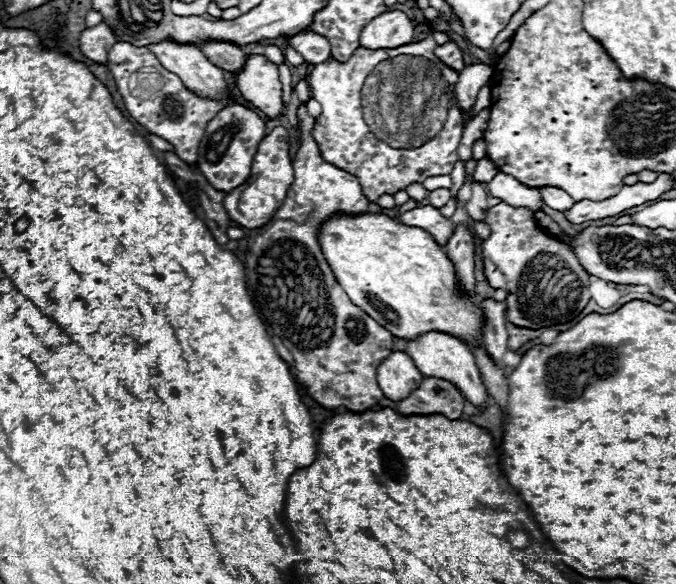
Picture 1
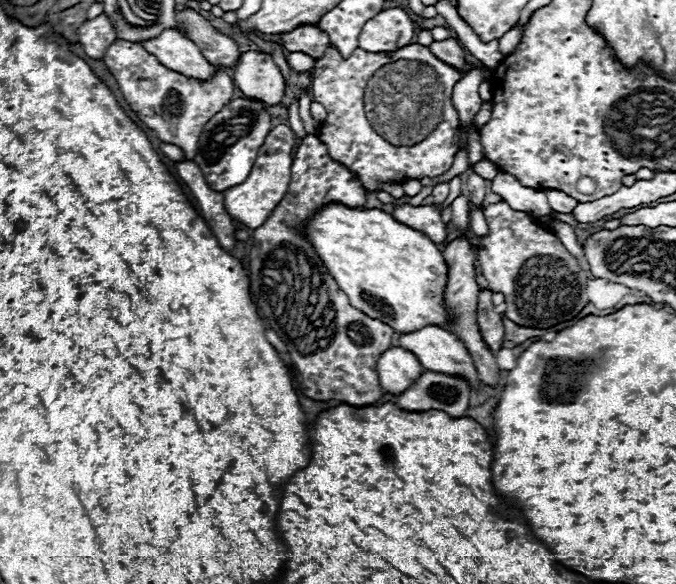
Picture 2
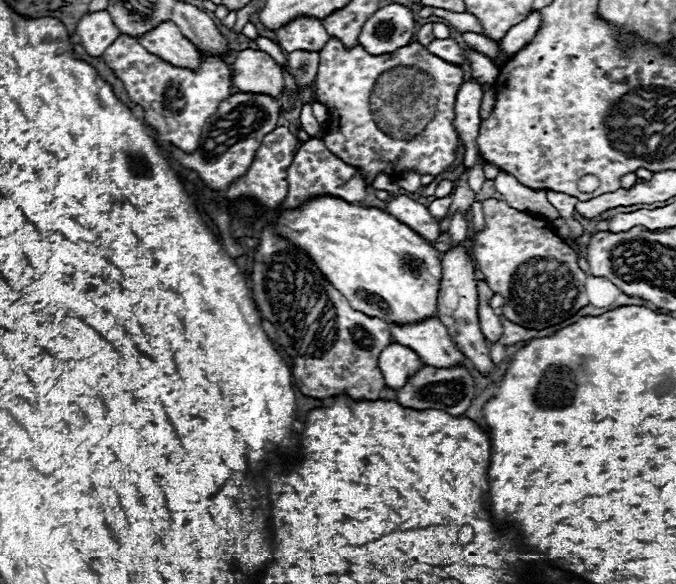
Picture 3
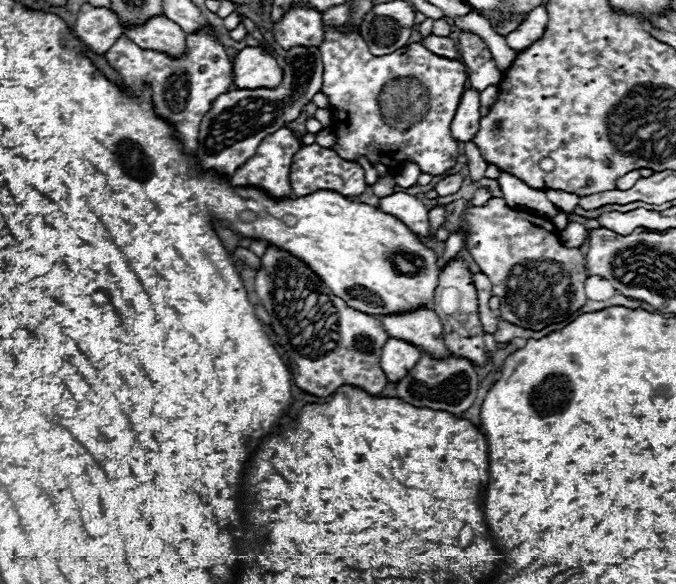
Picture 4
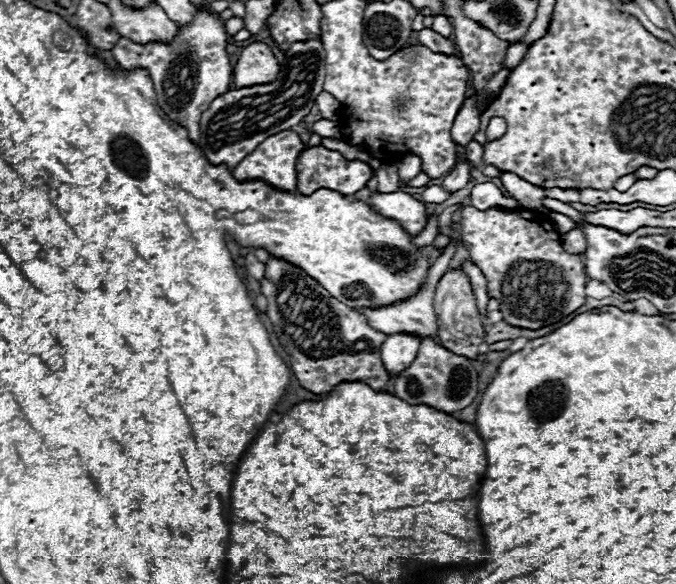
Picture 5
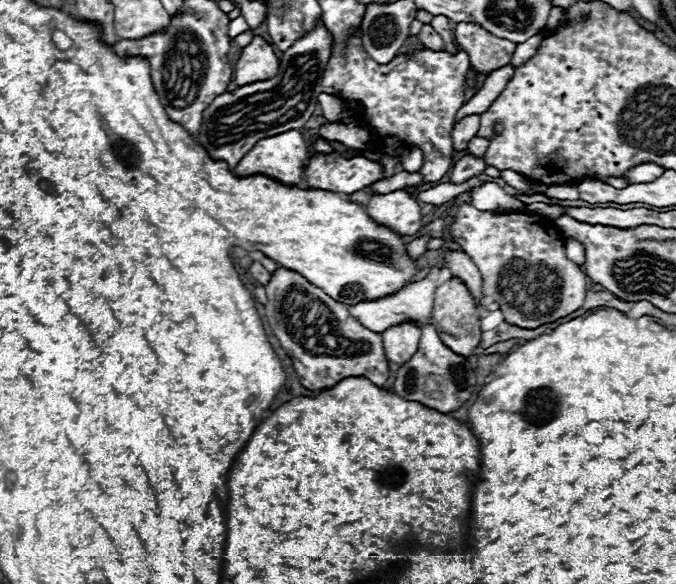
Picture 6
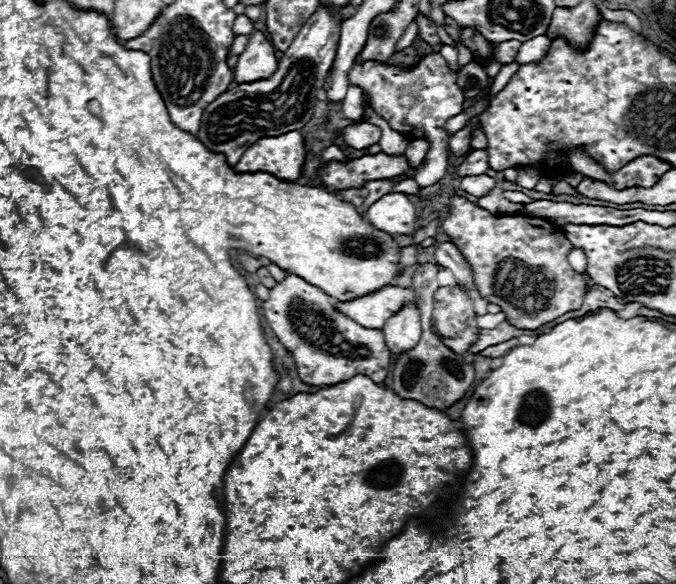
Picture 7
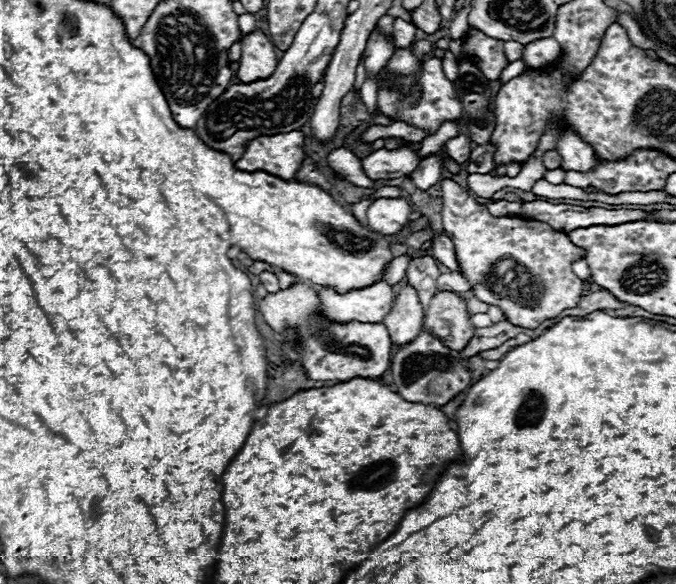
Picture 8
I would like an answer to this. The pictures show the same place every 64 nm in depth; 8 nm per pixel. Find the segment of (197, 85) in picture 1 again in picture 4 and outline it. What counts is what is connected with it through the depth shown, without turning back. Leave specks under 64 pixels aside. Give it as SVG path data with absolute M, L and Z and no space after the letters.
M152 16L140 26L122 24L122 32L130 36L134 44L142 44L142 48L162 48L162 52L170 52L170 56L178 56L178 52L186 48L182 28L166 16Z

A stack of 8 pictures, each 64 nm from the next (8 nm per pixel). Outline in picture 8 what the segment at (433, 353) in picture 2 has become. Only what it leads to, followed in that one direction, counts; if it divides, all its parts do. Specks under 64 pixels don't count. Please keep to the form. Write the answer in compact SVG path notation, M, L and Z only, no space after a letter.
M384 282L338 294L332 288L316 288L322 314L332 322L376 324L386 318L394 304L394 290Z

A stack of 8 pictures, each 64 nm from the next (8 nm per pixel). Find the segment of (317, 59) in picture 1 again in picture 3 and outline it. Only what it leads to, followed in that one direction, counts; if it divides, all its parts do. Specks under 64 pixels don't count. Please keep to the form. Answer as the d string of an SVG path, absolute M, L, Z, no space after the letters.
M298 16L286 26L276 30L276 42L286 52L294 52L294 50L320 52L328 38L330 36L324 30L322 20L314 16Z

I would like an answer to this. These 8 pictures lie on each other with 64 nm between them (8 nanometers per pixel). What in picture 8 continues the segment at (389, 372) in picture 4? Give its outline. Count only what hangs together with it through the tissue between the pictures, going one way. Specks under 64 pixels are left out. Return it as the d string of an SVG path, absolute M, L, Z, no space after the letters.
M406 280L404 286L396 292L396 300L388 316L384 318L384 324L390 332L390 338L394 344L402 346L414 340L414 336L422 330L422 304L418 298L418 292L412 288L412 284Z

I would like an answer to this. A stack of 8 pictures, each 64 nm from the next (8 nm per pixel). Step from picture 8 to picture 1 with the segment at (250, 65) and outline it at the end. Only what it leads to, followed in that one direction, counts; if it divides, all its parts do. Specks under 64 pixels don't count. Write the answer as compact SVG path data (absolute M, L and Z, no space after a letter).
M246 56L244 66L238 70L238 90L268 118L276 118L284 108L278 66L266 56Z

